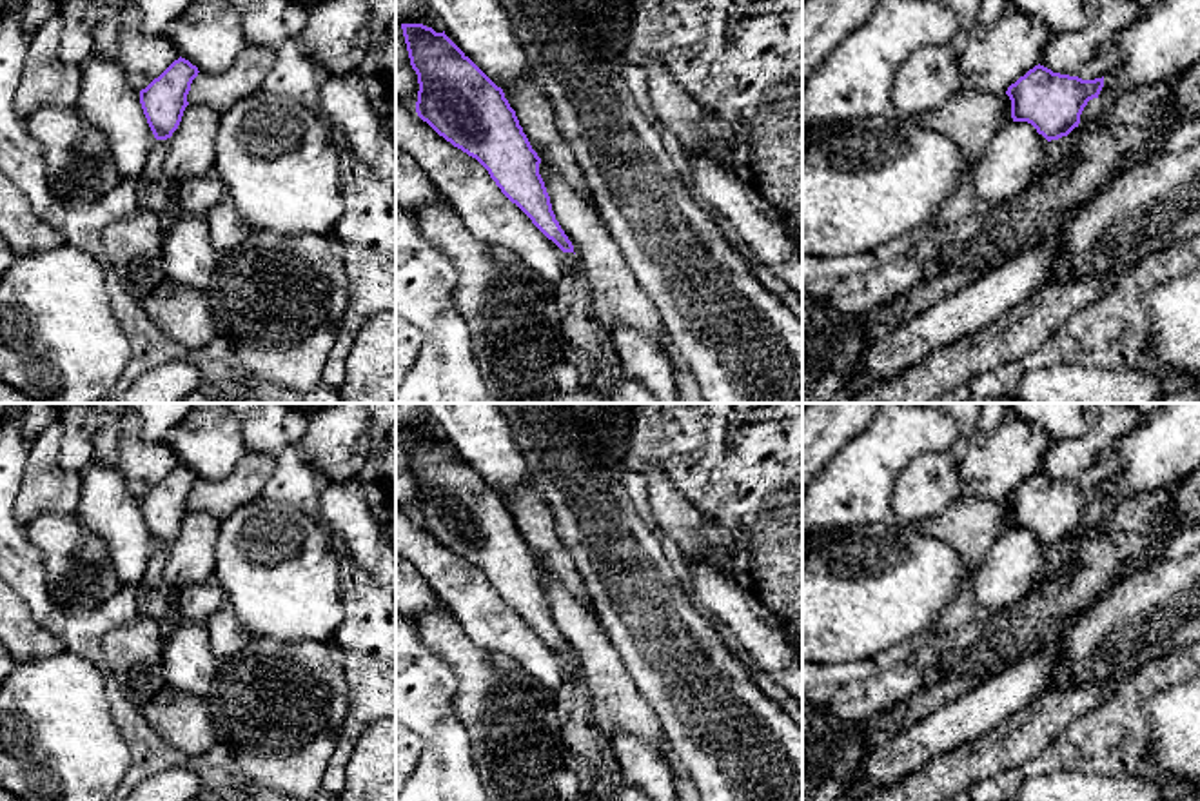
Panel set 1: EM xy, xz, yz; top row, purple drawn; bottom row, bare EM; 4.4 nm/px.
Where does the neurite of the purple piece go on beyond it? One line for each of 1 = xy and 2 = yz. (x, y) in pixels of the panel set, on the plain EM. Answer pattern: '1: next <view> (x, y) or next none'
1: next none
2: next none

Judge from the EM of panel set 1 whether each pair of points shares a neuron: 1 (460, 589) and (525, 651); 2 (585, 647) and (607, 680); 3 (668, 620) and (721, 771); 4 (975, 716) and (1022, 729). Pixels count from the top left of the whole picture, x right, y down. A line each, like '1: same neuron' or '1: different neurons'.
1: same neuron
2: same neuron
3: same neuron
4: different neurons

